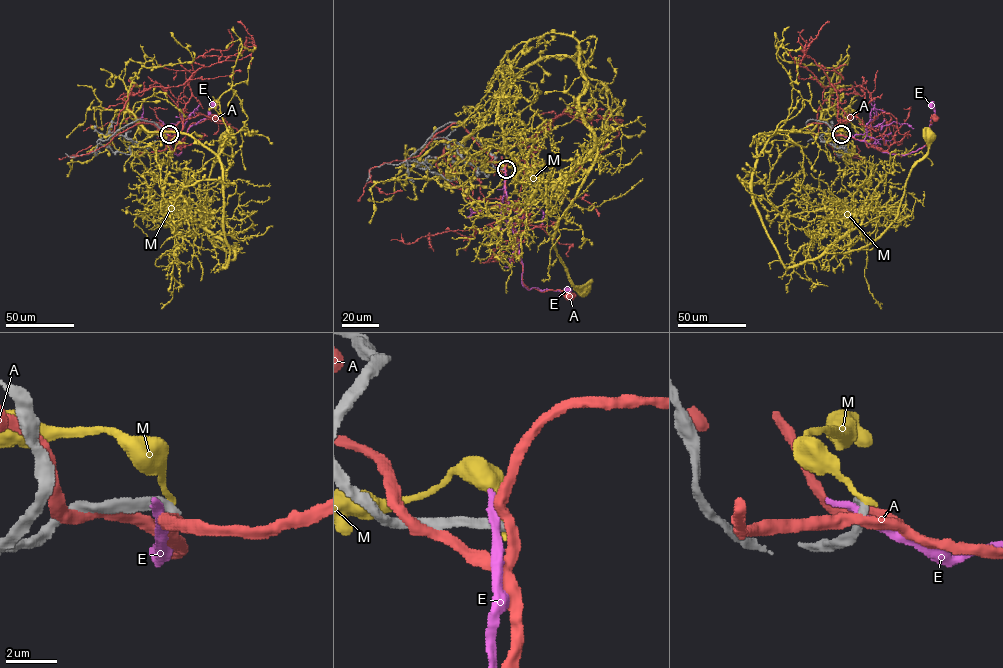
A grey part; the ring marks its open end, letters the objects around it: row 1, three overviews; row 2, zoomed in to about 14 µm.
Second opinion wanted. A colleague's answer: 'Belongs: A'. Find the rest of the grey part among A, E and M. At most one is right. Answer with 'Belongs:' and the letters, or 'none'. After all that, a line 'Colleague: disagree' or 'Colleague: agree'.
Belongs: none
Colleague: disagree

